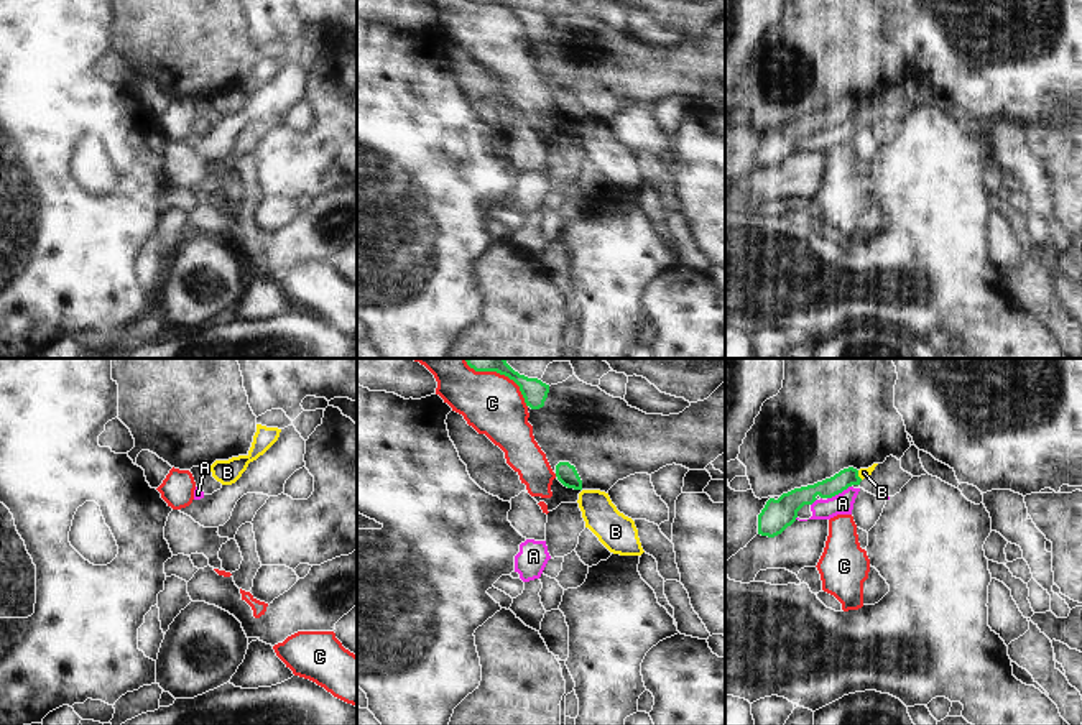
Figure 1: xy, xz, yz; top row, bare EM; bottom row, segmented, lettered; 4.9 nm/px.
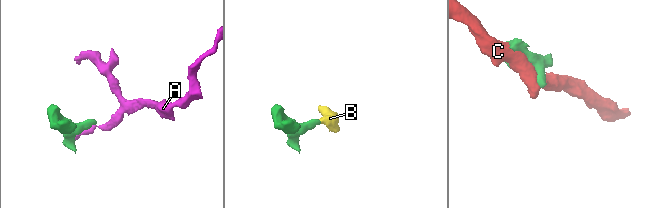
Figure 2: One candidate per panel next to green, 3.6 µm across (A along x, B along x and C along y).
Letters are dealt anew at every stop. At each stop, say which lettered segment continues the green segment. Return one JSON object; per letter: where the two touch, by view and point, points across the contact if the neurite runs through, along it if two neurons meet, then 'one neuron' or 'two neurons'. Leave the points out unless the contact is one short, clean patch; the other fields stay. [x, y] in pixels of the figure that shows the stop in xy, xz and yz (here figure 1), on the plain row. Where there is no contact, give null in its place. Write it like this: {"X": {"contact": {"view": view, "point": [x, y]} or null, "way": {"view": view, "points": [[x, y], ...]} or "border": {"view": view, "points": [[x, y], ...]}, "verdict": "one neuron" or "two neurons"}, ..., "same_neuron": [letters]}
{"A": {"contact": {"view": "yz", "point": [839, 124]}, "border": {"view": "yz", "points": [[850, 117], [827, 130]]}, "verdict": "two neurons"}, "B": {"contact": {"view": "yz", "point": [857, 107]}, "border": {"view": "yz", "points": [[857, 102], [862, 110]]}, "verdict": "two neurons"}, "C": {"contact": {"view": "xz", "point": [505, 7]}, "verdict": "two neurons"}, "same_neuron": []}

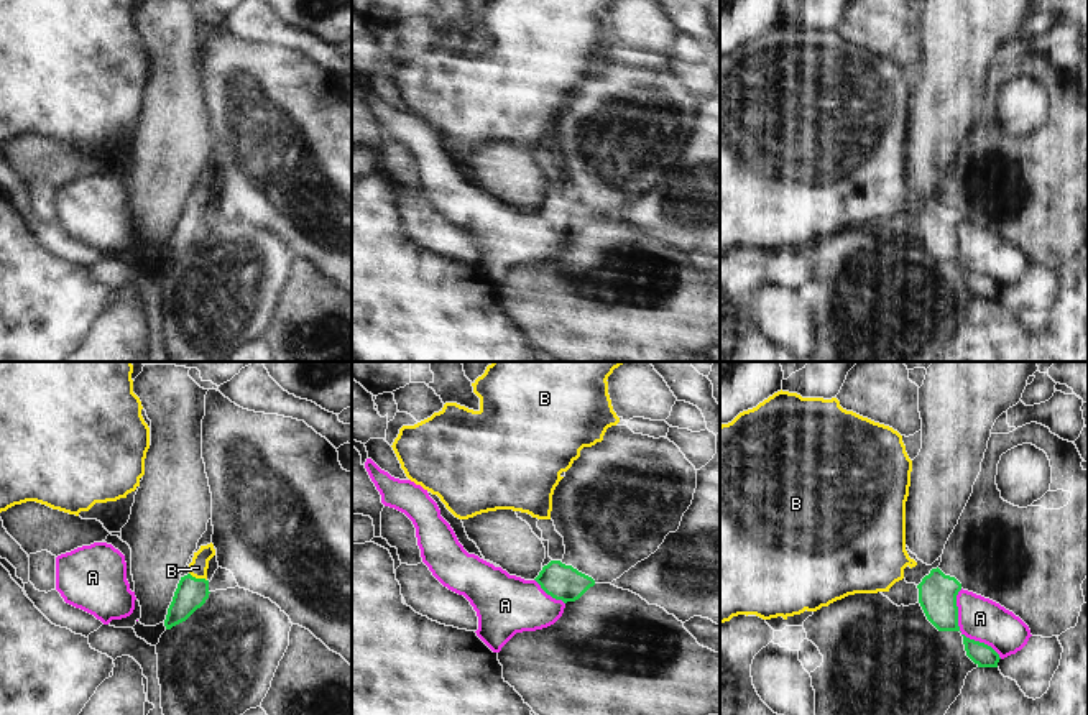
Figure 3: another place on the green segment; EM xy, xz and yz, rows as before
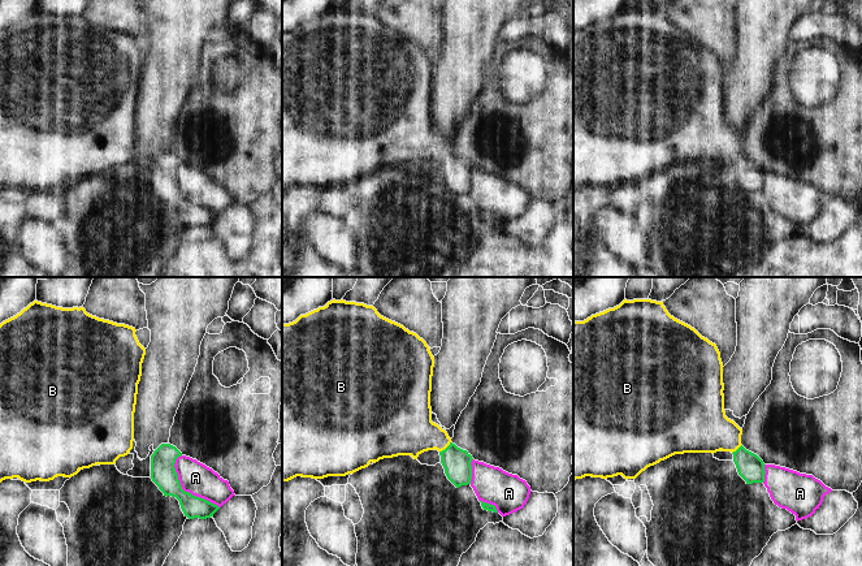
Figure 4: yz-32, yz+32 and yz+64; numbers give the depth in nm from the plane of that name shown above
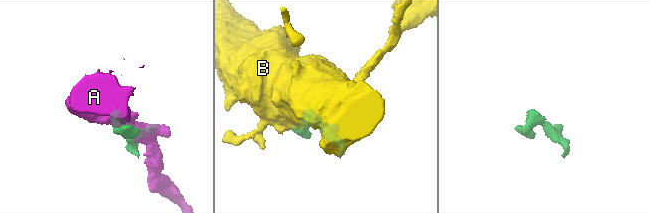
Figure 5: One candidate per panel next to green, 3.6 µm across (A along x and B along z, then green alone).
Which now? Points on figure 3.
{"A": {"contact": {"view": "yz", "point": [958, 262]}, "verdict": "two neurons"}, "B": {"contact": {"view": "xy", "point": [198, 211]}, "way": {"view": "xy", "points": [[191, 226], [198, 211], [198, 199]]}, "verdict": "one neuron"}, "same_neuron": ["B"]}

